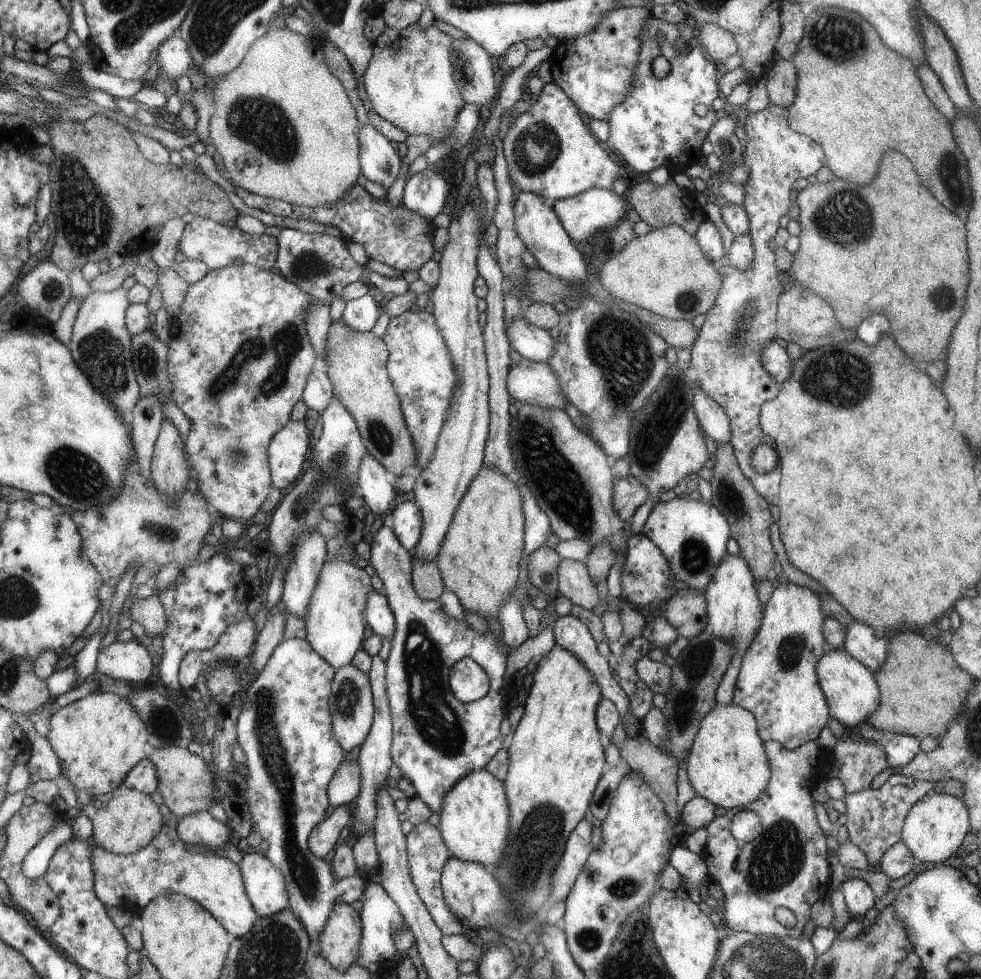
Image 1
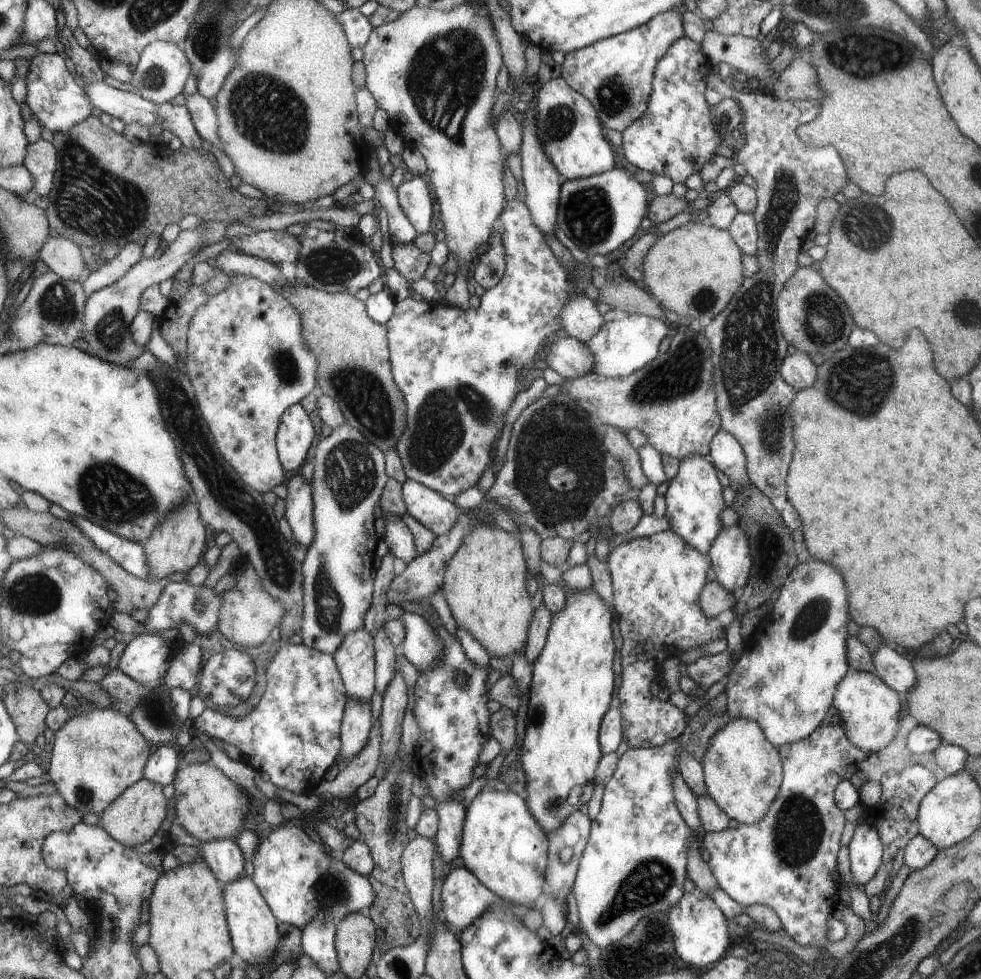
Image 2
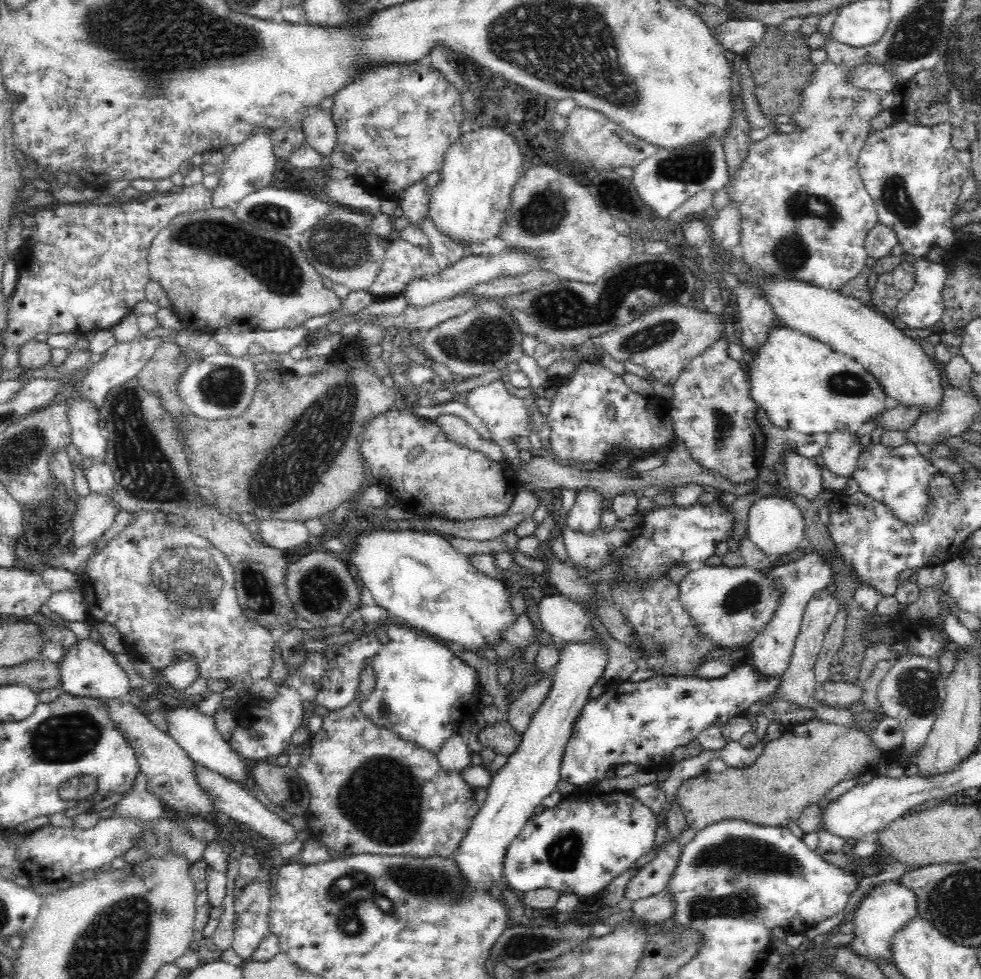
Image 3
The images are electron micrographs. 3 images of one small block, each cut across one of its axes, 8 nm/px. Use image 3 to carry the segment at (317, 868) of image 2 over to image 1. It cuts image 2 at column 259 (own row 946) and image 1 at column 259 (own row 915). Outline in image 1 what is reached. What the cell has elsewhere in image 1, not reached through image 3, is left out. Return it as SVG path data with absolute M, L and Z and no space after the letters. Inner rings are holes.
M261 852L242 854L239 870L247 898L259 917L270 917L287 907L286 883L279 868Z

